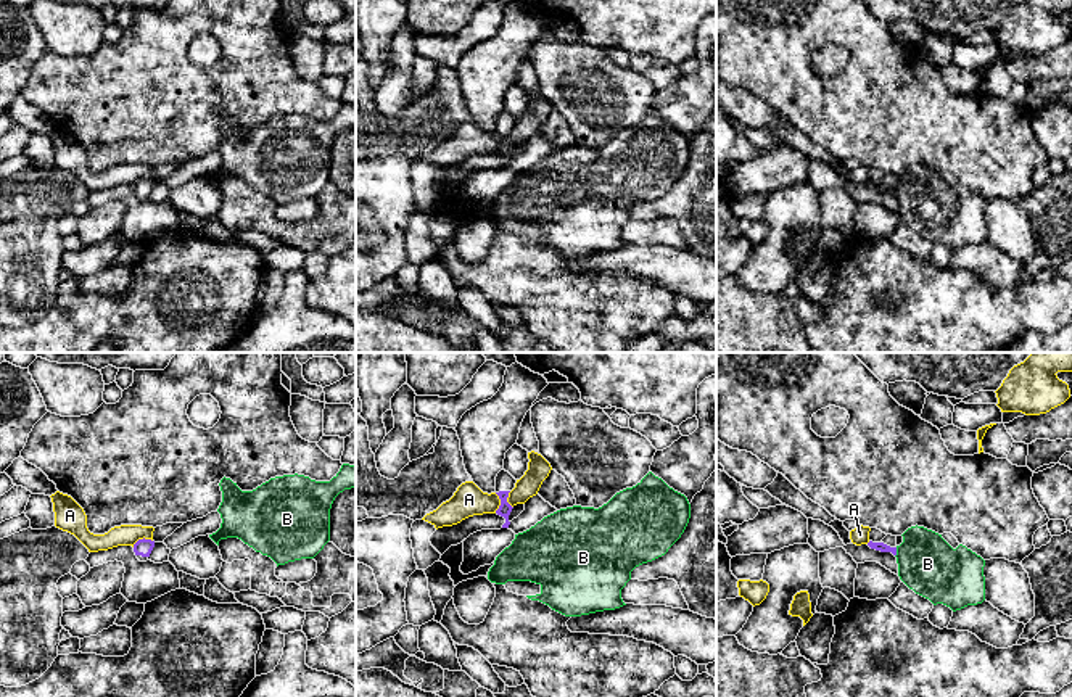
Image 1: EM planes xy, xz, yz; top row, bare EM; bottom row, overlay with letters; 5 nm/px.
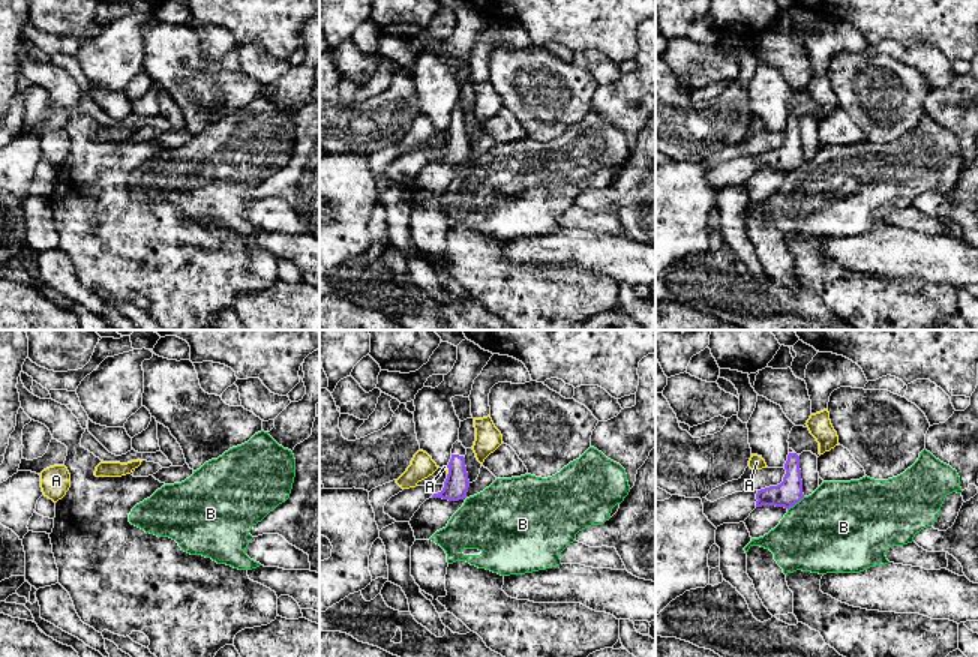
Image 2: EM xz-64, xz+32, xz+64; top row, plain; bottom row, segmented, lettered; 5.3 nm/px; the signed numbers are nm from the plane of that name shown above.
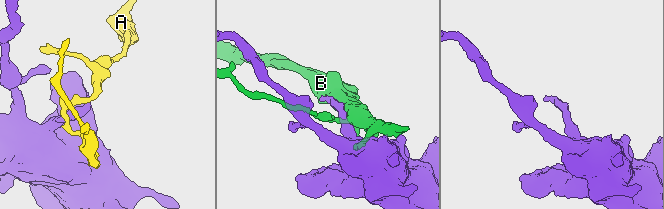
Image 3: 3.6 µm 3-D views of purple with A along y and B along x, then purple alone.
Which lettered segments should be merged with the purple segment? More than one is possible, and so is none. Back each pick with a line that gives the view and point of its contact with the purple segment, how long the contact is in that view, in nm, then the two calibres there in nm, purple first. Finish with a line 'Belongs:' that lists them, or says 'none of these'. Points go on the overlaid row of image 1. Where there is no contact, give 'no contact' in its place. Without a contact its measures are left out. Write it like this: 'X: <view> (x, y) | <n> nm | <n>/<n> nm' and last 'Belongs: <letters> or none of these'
Belongs: none of these

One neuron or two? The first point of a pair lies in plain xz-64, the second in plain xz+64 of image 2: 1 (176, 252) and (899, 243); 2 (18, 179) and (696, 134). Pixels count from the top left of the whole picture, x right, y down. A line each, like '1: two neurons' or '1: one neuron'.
1: two neurons
2: two neurons

